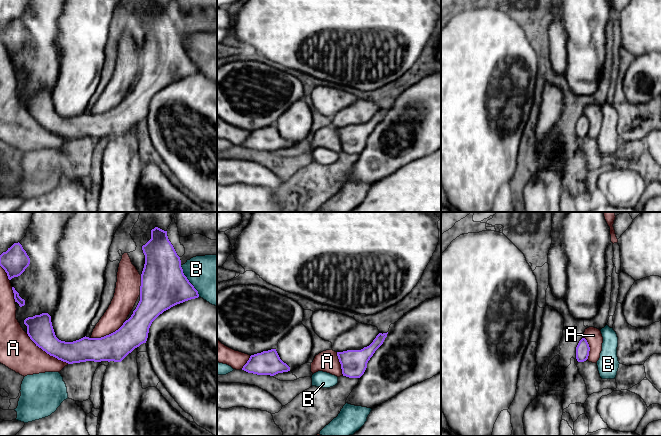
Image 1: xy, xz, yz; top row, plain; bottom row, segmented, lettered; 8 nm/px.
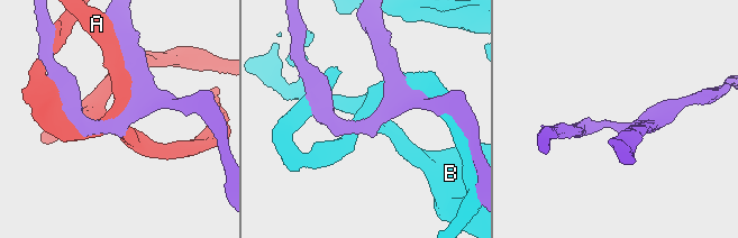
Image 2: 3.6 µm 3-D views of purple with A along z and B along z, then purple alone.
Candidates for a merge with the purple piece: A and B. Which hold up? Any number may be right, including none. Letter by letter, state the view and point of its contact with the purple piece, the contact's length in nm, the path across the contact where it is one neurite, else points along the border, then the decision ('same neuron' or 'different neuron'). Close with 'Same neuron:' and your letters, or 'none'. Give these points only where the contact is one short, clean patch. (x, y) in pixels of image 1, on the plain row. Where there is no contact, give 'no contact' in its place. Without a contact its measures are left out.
A: meets purple in xy at (47, 129); contact 420 nm long; same neuron
B: meets purple in xy at (188, 57); contact 300 nm long; different neuron
Same neuron: A

